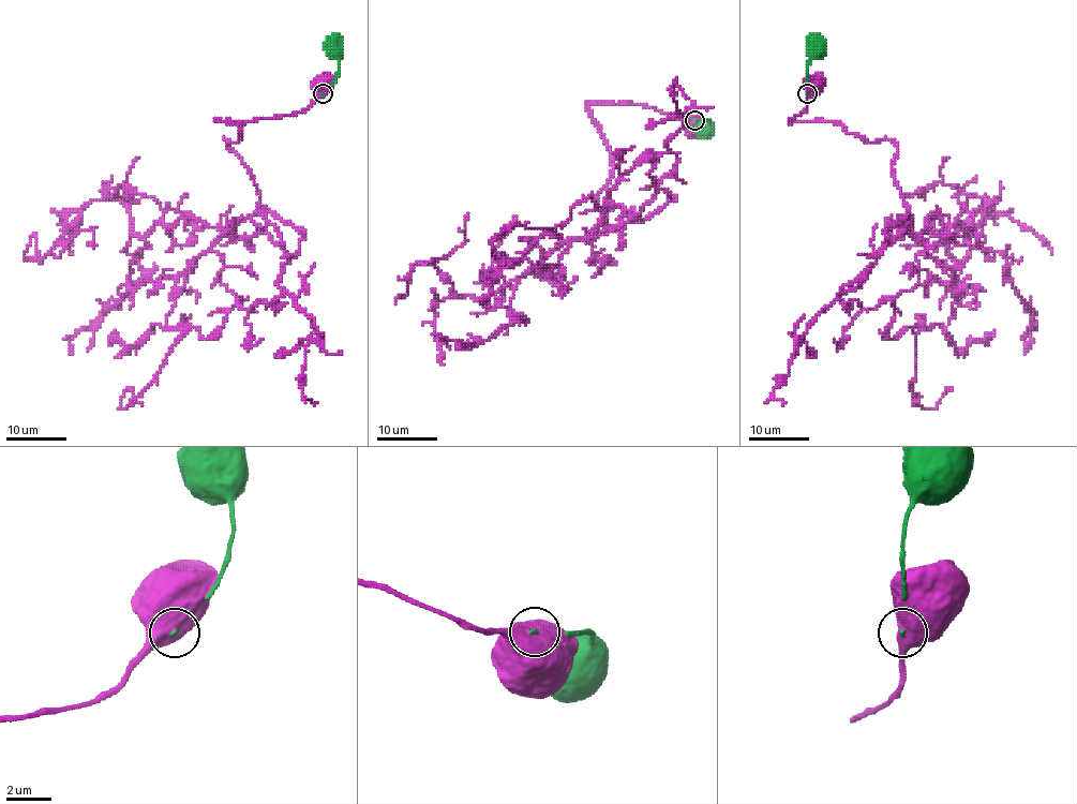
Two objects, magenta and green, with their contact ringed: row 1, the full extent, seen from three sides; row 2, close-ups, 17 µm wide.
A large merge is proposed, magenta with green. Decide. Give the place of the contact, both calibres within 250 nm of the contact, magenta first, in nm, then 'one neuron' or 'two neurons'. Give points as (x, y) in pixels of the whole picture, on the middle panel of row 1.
place (694, 120); calibres 650 and 80 nm; two neurons

